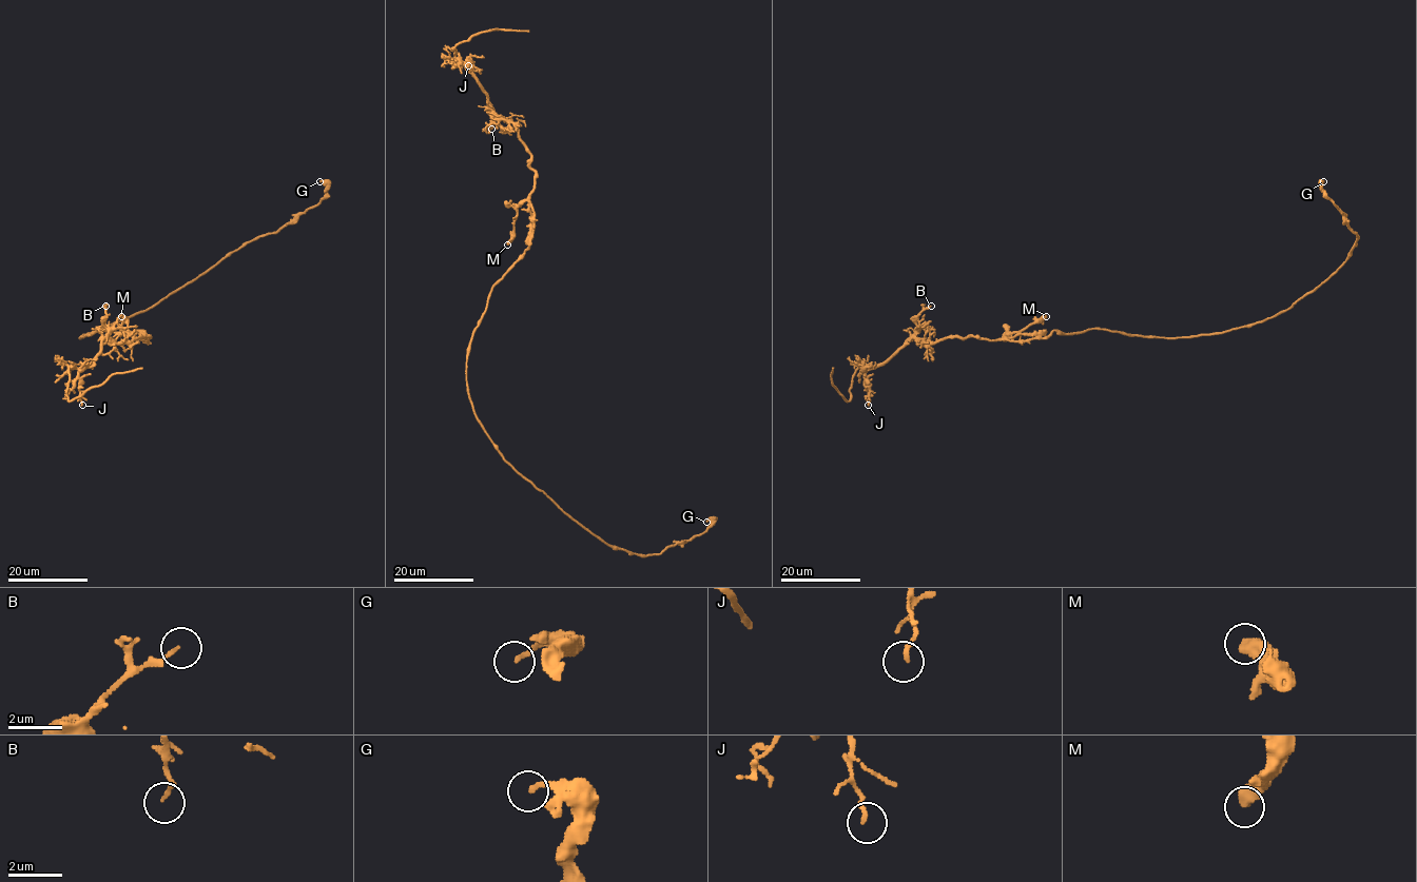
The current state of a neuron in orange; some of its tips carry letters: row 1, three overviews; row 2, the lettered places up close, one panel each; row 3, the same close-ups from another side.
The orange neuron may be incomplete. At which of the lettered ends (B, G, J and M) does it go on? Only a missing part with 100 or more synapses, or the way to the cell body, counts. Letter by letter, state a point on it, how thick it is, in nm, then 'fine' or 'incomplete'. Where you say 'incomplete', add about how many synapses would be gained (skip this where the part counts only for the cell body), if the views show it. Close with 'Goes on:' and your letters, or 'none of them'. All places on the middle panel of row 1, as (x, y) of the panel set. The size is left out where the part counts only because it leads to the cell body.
B: (491, 129) | 130 nm | fine
G: (706, 522) | 190 nm | fine
J: (468, 65) | 160 nm | fine
M: (507, 244) | 480 nm | fine
Goes on: none of them

